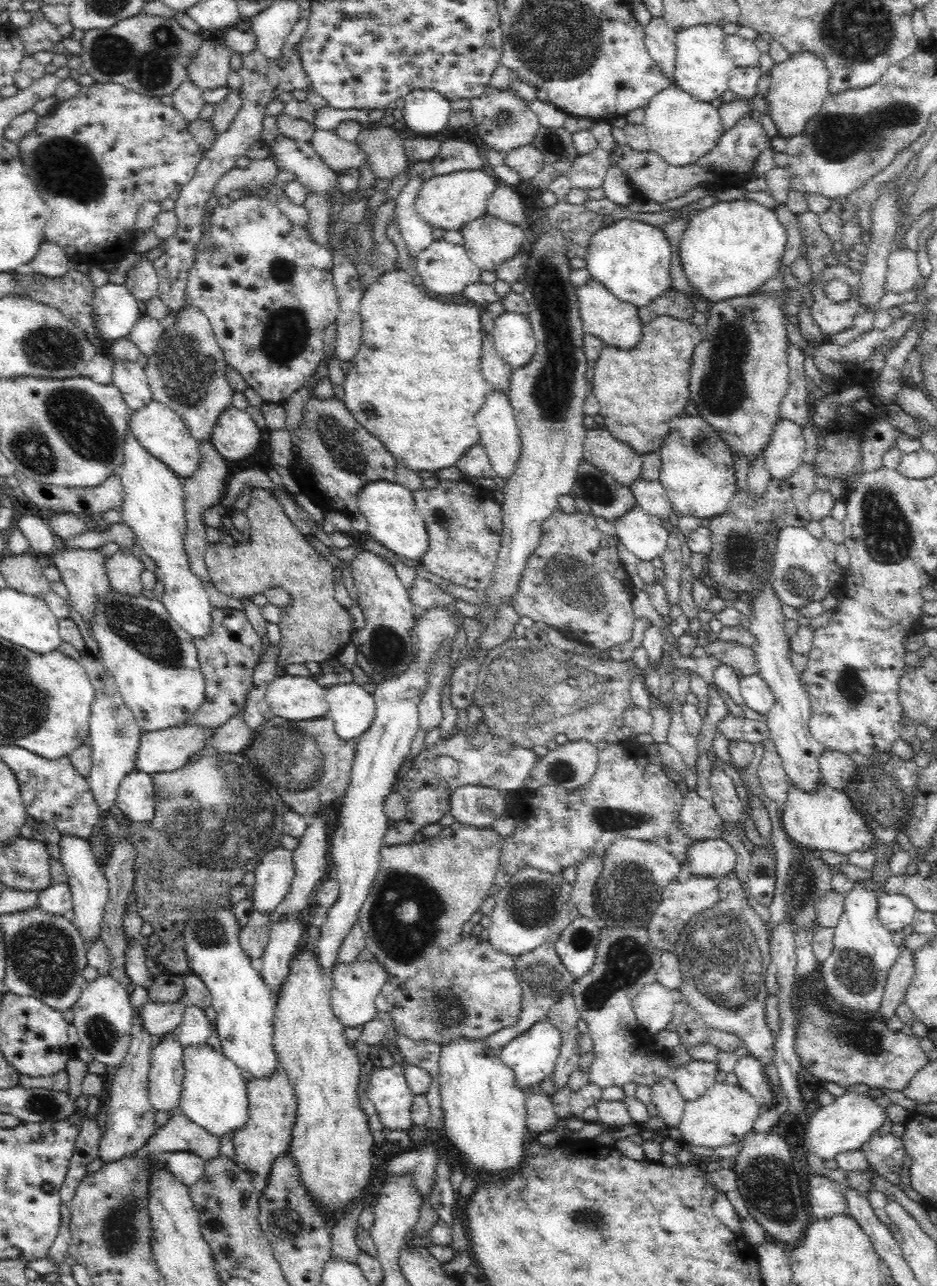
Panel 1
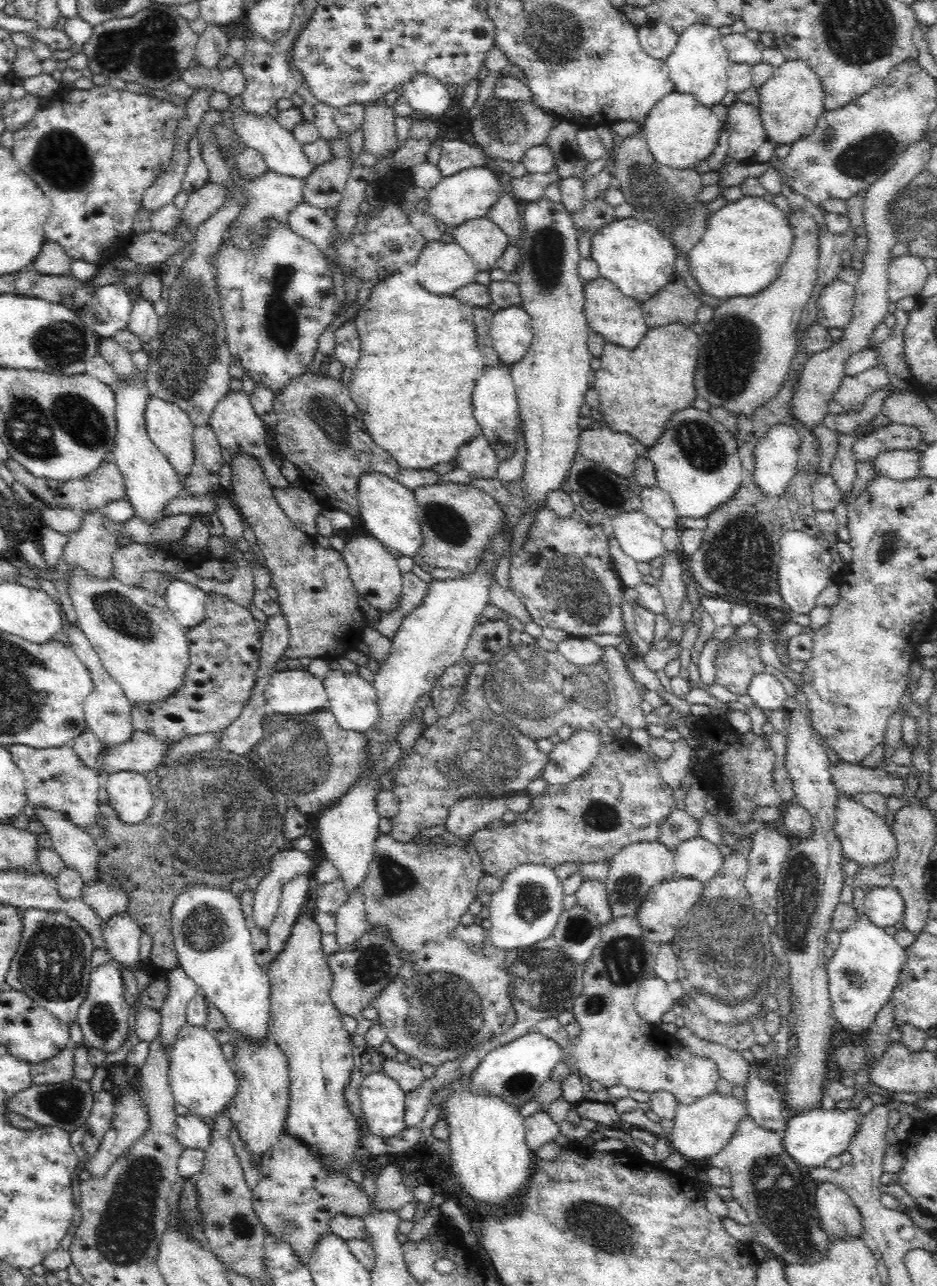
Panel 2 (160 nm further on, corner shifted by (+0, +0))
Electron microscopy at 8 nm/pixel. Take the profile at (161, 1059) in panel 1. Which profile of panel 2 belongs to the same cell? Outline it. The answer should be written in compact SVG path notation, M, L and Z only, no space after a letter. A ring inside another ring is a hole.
M182 967L174 968L166 973L168 979L168 996L160 1012L162 1025L157 1035L159 1048L163 1056L170 1063L172 1048L178 1040L178 1035L187 1025L187 1006L196 994L197 984L182 970Z

